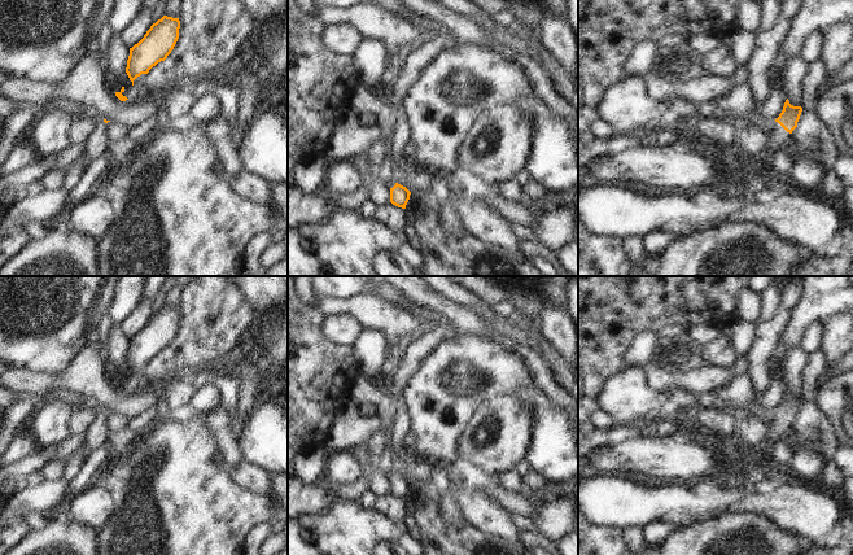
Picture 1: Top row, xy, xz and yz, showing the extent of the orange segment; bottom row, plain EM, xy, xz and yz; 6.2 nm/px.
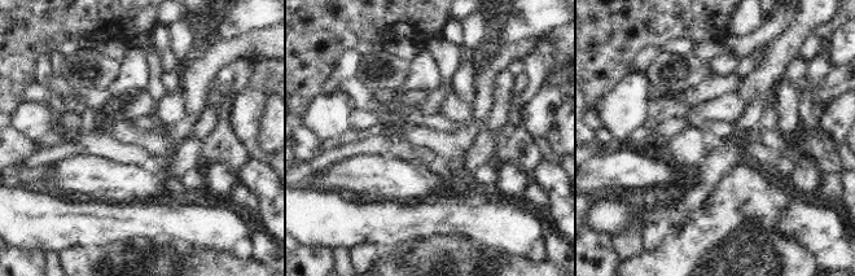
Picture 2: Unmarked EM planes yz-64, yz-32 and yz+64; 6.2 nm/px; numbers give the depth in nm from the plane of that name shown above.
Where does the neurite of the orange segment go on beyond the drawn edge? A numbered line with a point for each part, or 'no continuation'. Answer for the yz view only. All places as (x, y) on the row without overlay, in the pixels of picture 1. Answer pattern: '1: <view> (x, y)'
1: yz (778, 432)

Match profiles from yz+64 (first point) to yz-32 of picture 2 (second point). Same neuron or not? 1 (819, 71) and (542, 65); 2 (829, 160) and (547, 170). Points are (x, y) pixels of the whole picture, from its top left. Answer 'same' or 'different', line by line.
1: different
2: different

